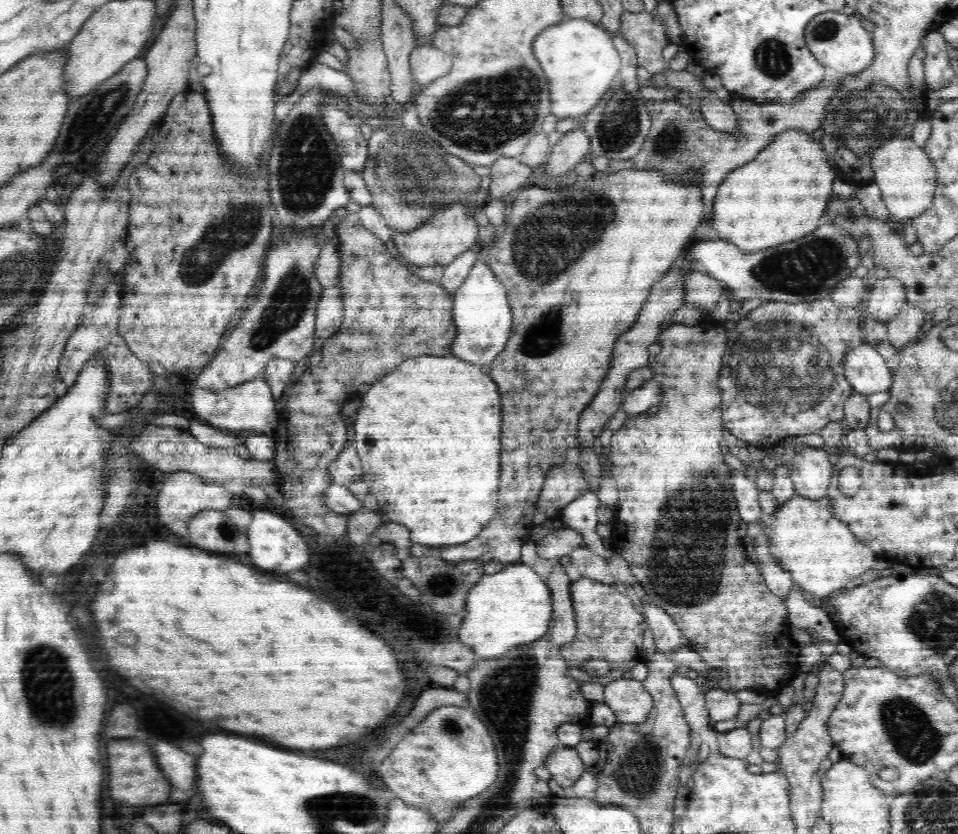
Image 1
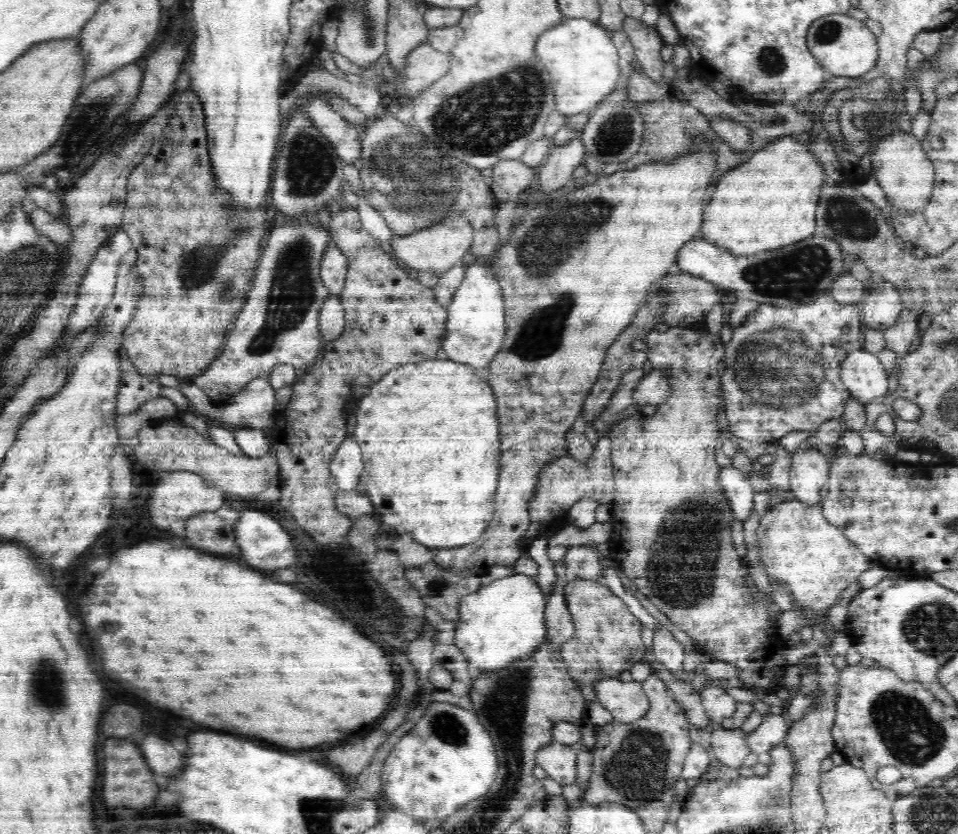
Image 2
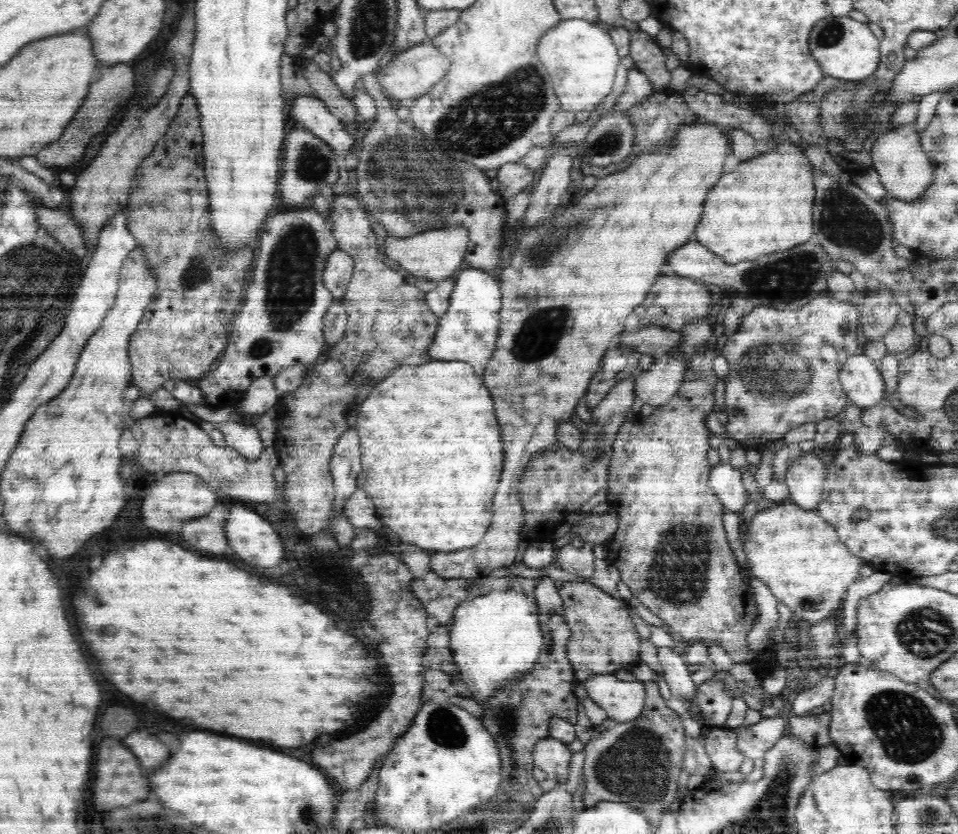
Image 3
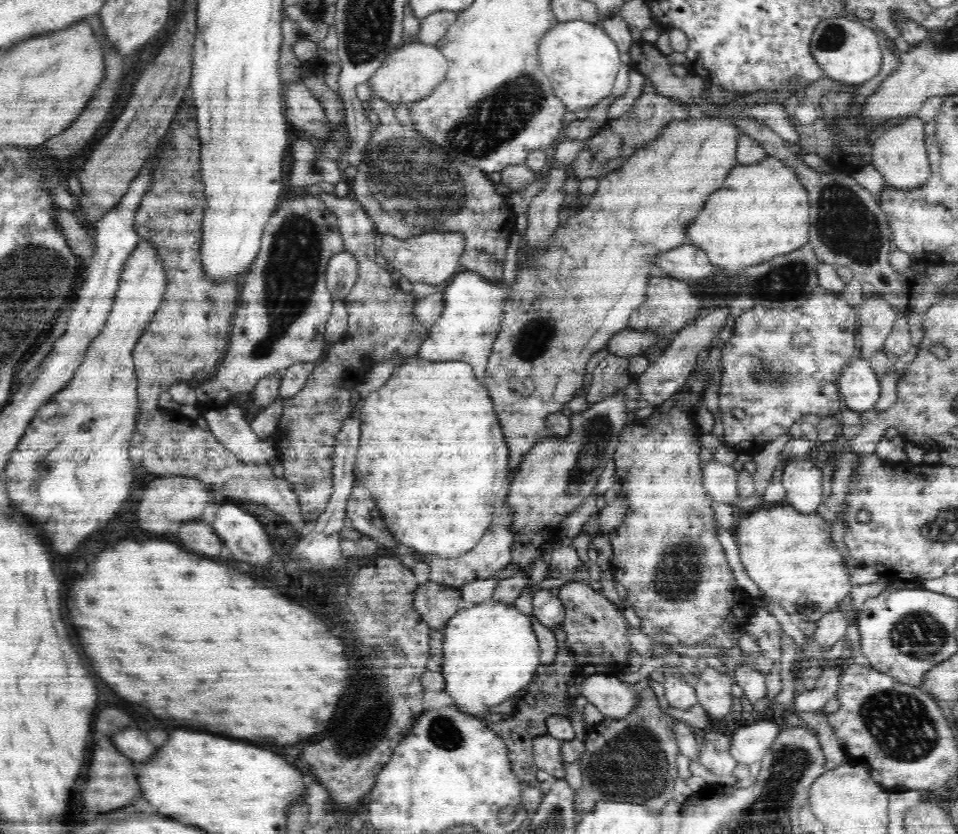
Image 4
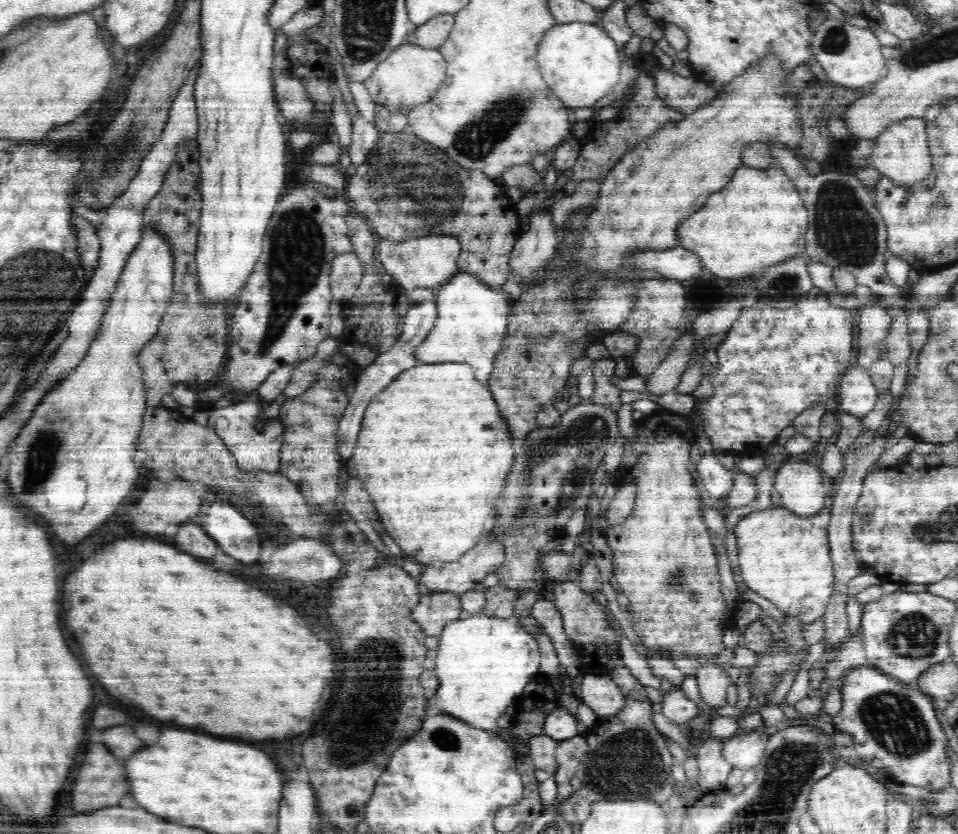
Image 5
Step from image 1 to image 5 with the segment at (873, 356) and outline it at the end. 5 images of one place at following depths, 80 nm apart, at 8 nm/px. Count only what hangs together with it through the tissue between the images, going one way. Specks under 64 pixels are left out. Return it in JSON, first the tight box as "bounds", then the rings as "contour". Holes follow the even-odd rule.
{"bounds":[838,366,878,418],"contour":[[[848,366],[839,387],[838,407],[842,412],[861,418],[874,410],[878,394],[868,370]]]}

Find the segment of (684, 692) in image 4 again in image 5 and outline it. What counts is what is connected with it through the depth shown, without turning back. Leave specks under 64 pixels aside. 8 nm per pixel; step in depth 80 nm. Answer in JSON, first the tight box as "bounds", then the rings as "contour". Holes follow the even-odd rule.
{"bounds":[662,686,700,727],"contour":[[[676,686],[674,691],[663,693],[662,714],[674,724],[680,727],[688,727],[690,720],[693,720],[700,710],[696,703],[689,699],[684,691],[685,686]]]}

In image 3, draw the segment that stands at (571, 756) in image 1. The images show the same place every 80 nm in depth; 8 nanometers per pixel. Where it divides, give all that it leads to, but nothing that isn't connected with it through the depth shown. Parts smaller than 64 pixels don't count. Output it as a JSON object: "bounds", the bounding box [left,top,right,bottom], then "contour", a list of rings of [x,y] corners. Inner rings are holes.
{"bounds":[533,737,572,786],"contour":[[[548,737],[536,742],[533,750],[533,761],[538,768],[555,778],[564,786],[568,780],[568,766],[572,756],[567,743]]]}

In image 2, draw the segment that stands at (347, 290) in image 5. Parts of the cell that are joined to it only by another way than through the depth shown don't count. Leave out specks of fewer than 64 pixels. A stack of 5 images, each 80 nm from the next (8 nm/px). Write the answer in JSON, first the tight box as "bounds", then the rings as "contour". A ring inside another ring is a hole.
{"bounds":[320,241,347,296],"contour":[[[331,241],[320,264],[320,278],[331,294],[339,296],[344,290],[347,262],[346,255]]]}

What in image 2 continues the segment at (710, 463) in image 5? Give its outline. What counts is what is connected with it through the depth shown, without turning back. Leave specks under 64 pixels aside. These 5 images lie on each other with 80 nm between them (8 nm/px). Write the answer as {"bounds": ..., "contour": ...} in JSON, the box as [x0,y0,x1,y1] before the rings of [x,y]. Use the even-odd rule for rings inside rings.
{"bounds":[717,467,755,521],"contour":[[[722,467],[717,483],[728,499],[733,517],[743,521],[753,509],[755,490],[749,481],[748,475],[734,467]]]}

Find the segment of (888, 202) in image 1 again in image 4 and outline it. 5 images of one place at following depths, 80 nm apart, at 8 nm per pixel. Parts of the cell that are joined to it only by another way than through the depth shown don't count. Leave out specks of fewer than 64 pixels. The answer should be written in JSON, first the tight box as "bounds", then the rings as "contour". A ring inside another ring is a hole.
{"bounds":[871,117,931,189],"contour":[[[906,117],[899,124],[885,130],[872,145],[871,163],[884,175],[888,185],[896,189],[916,189],[922,186],[931,175],[931,164],[924,144],[925,124],[916,117]]]}

